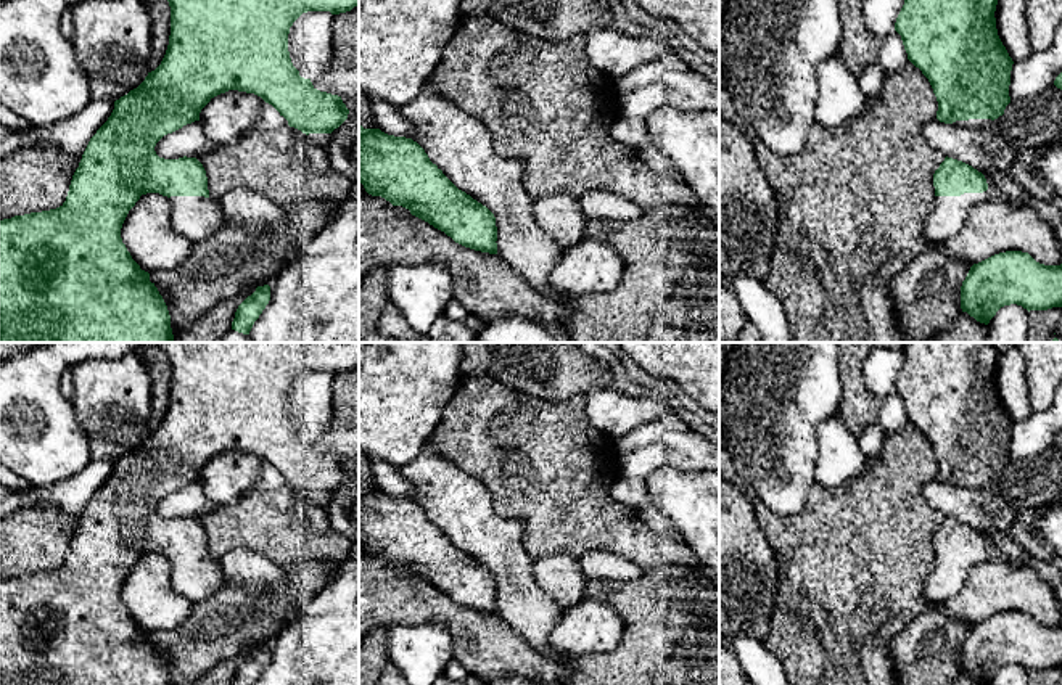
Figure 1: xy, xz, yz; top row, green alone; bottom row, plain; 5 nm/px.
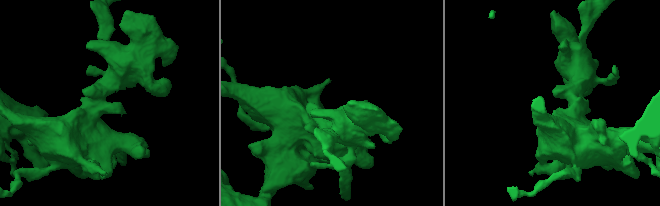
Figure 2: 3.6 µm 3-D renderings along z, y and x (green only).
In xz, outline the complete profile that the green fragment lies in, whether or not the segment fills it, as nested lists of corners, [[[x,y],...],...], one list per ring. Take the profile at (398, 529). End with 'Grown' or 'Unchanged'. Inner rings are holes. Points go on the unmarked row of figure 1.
[[[359,484],[359,542],[368,555],[409,569],[455,603],[497,614],[494,574],[459,550],[412,498]]]. Unchanged

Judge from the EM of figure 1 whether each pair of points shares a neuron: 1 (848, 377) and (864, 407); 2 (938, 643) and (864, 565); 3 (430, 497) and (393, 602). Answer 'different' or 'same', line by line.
1: same
2: different
3: different

